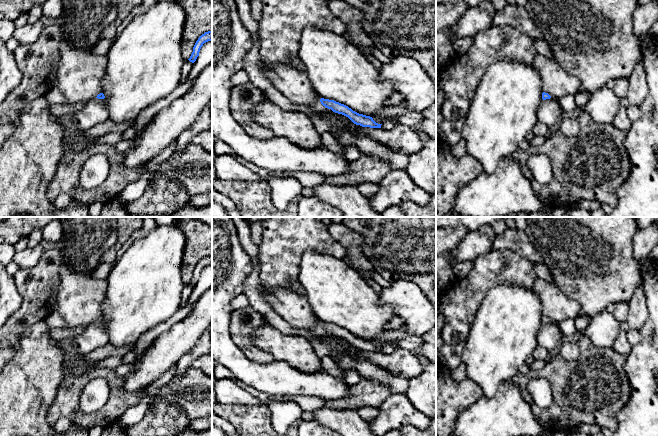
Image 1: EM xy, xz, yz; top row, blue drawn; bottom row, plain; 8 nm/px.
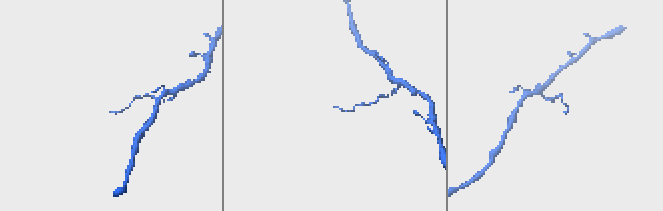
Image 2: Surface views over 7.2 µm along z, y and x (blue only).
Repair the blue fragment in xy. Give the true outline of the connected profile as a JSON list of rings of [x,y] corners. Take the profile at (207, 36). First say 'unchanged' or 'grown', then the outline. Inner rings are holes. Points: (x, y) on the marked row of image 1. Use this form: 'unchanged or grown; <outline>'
unchanged; [[[212,31],[205,32],[198,38],[193,47],[193,52],[190,58],[188,59],[190,62],[194,63],[196,61],[197,57],[199,56],[201,47],[203,46],[204,43],[208,41],[212,41]]]

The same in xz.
grown; [[[321,98],[318,103],[312,105],[312,109],[317,113],[323,112],[327,108],[331,109],[335,113],[342,114],[348,117],[356,125],[360,125],[362,127],[370,127],[370,128],[381,128],[382,124],[376,123],[372,117],[359,114],[353,111],[348,106],[336,102],[334,100]]]

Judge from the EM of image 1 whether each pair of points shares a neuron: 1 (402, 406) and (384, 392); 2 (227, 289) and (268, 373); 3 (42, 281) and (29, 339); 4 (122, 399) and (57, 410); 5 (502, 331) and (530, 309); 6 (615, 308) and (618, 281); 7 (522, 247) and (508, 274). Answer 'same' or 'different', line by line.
1: different
2: same
3: different
4: same
5: same
6: different
7: different

